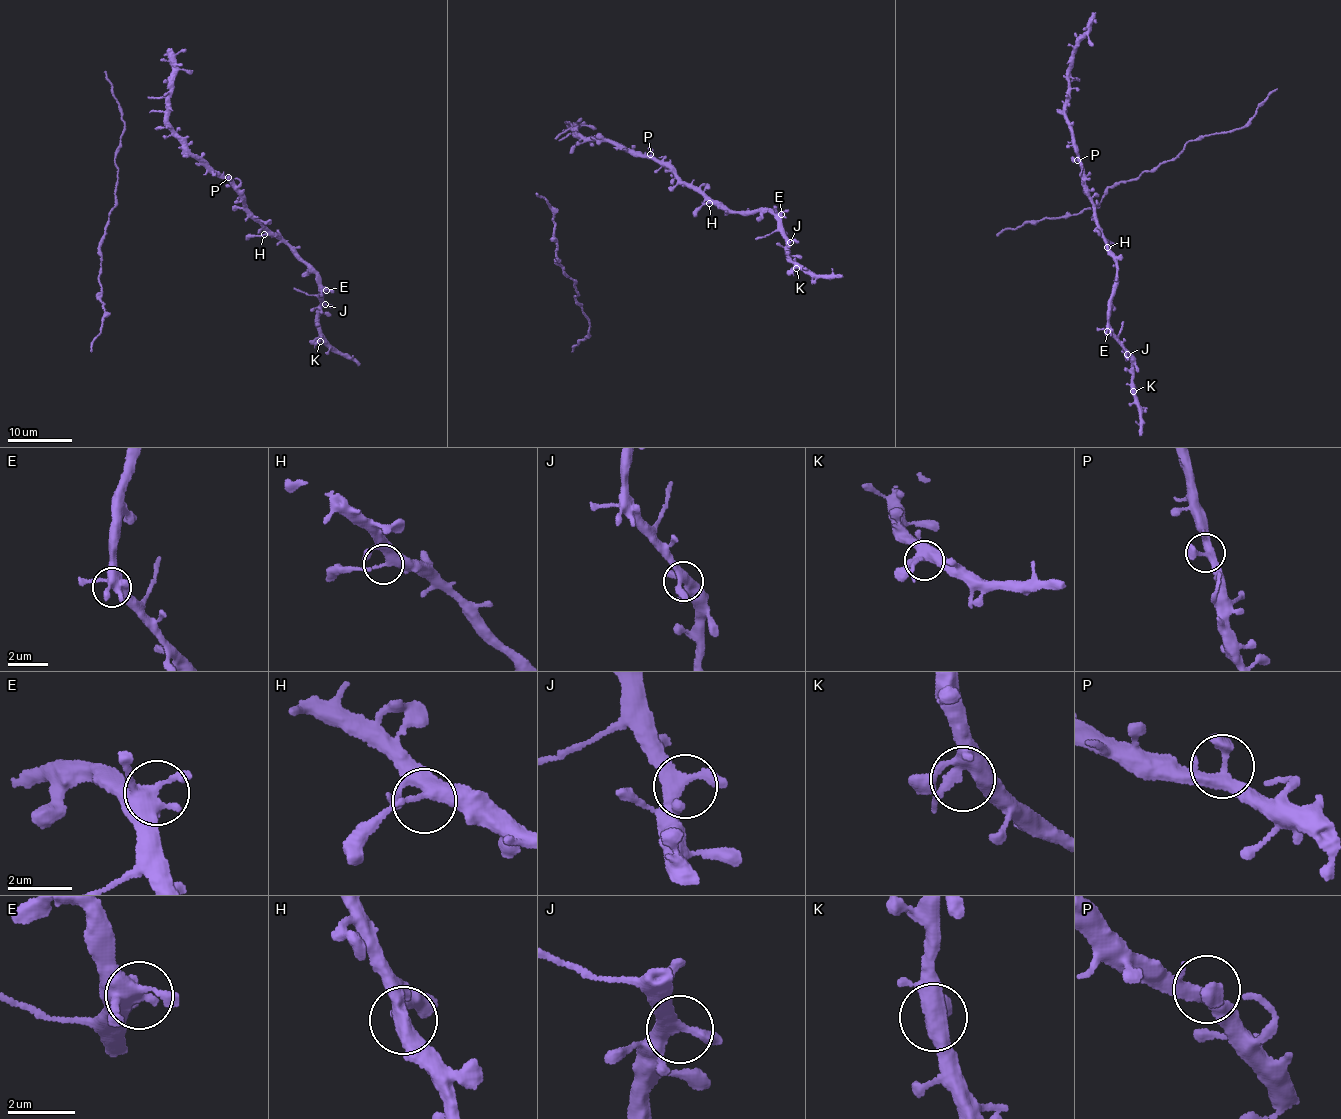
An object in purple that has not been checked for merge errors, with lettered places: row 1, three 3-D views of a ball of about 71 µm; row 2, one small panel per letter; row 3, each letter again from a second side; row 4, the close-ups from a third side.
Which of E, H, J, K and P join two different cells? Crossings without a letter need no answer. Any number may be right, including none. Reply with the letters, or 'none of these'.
none of these

